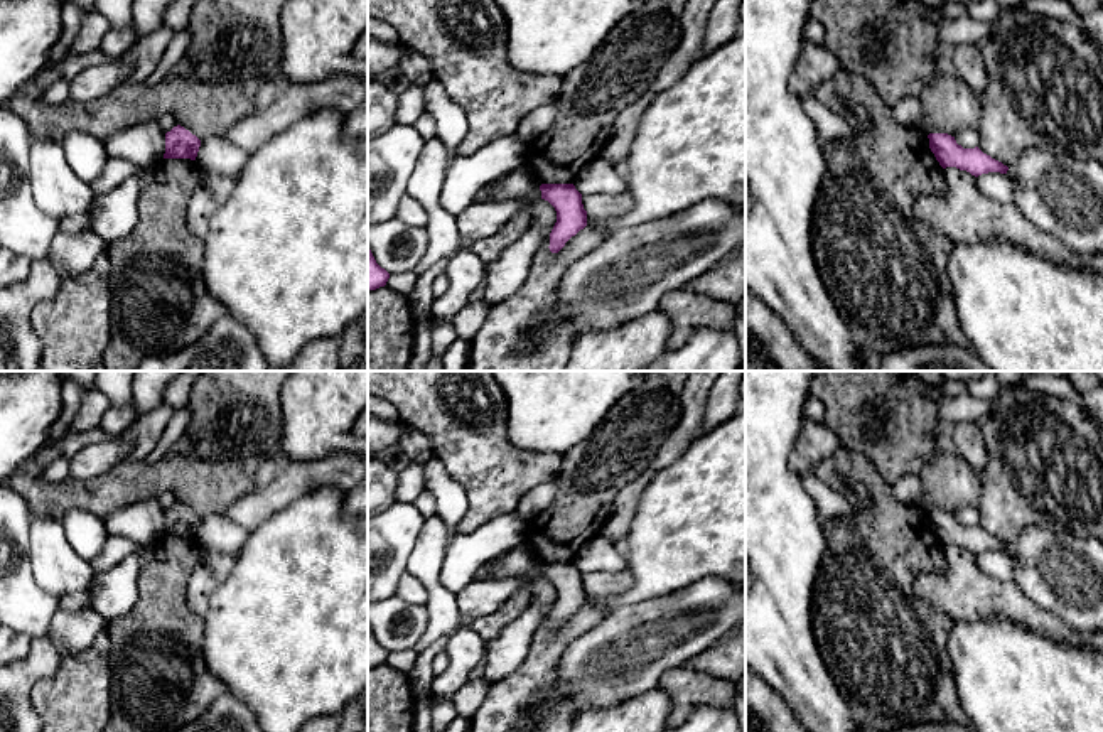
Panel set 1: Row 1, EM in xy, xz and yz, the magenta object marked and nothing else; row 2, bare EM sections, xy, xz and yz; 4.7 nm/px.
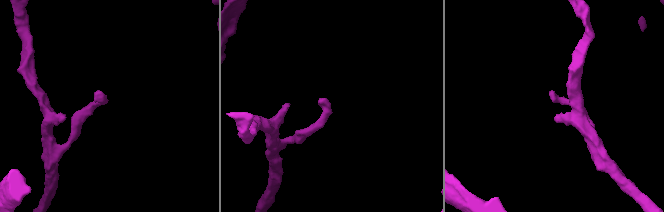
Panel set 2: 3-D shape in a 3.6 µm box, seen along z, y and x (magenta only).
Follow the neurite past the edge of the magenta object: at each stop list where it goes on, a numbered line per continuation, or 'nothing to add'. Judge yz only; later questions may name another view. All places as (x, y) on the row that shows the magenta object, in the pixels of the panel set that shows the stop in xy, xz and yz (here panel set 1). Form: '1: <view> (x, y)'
nothing to add

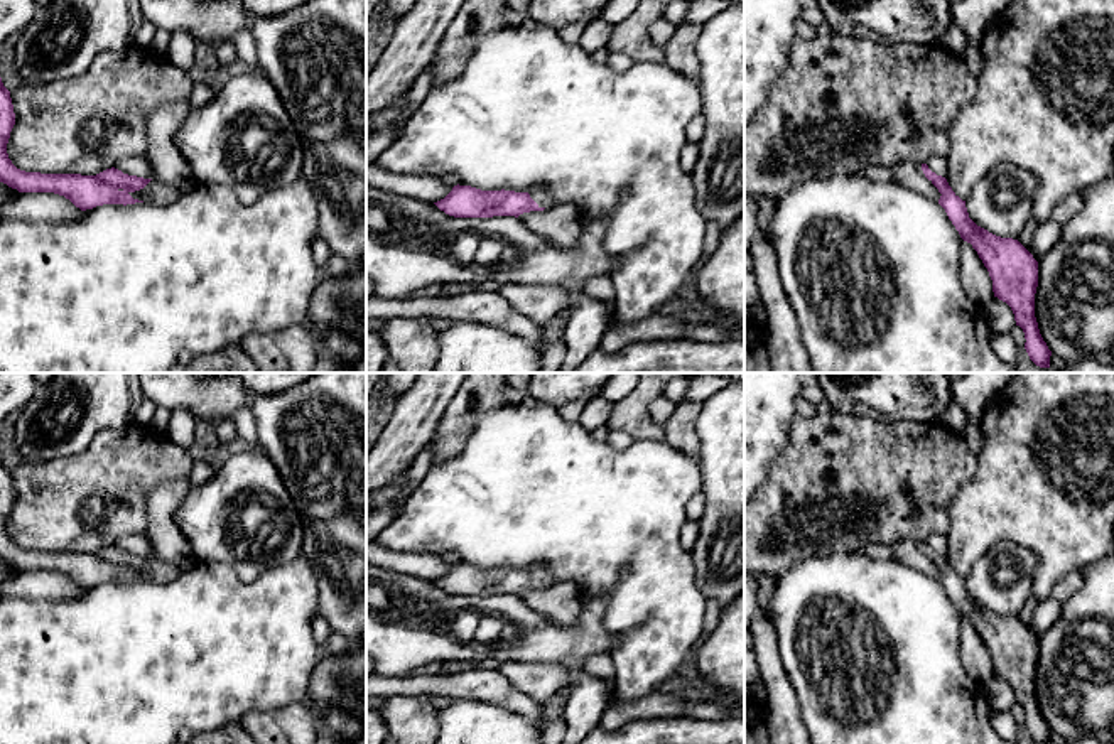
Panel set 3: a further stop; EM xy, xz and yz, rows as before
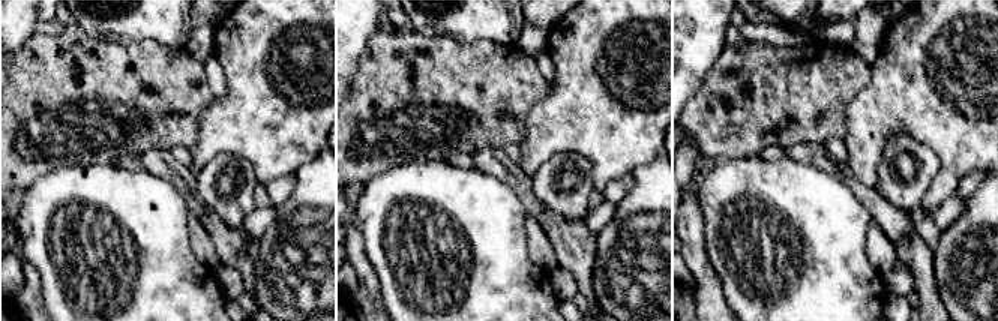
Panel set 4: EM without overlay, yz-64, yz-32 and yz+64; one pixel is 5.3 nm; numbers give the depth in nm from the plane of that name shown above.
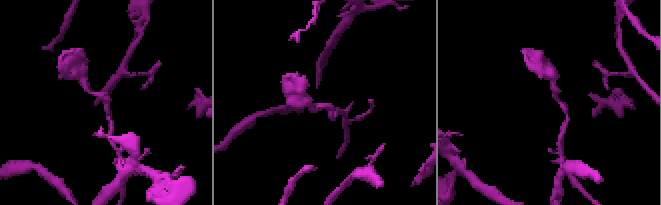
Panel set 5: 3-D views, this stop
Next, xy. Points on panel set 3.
1: xy (156, 193)

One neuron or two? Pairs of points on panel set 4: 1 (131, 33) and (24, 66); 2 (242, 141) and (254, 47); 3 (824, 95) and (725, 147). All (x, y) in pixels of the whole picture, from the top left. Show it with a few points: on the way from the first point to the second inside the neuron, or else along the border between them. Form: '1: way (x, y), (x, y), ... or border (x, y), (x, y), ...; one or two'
1: border (77, 23), (92, 36), (126, 45), (144, 39); two
2: way (254, 117), (254, 71); one
3: way (800, 95), (781, 96), (749, 128); one

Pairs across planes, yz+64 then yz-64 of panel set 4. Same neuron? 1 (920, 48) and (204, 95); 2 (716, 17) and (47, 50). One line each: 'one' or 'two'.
1: two
2: two

